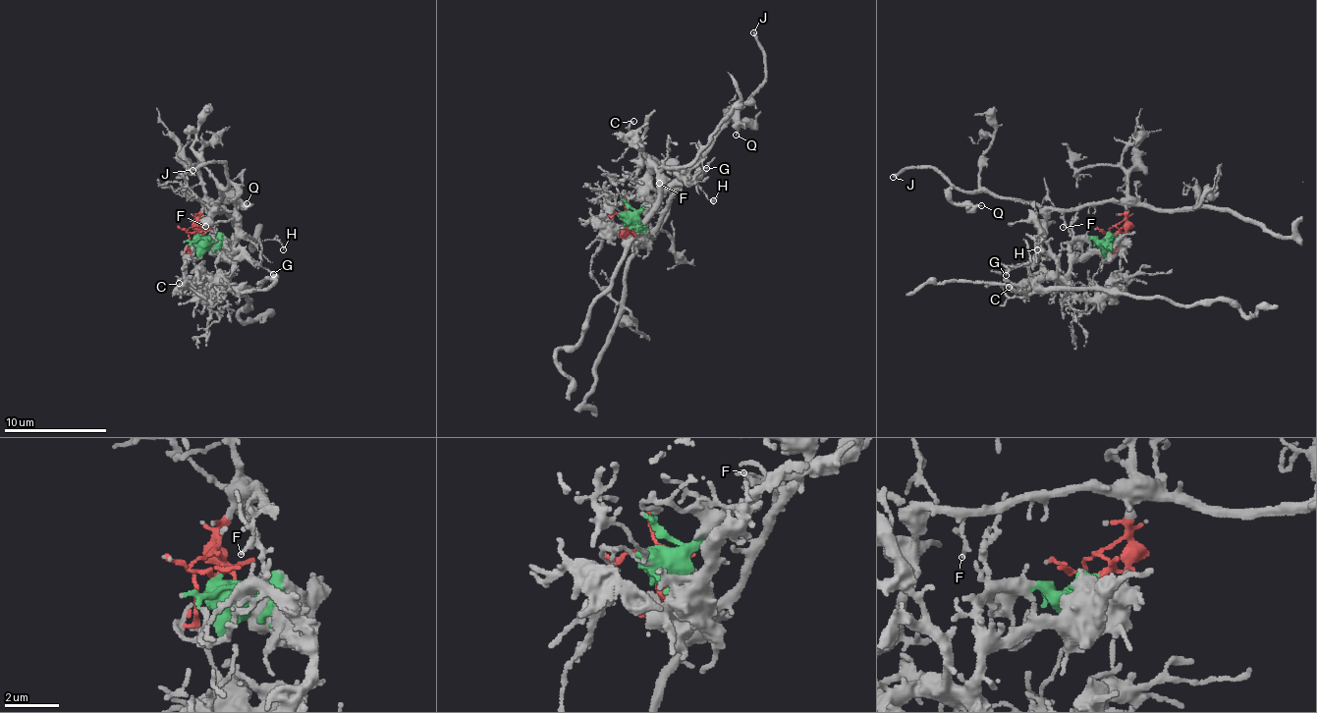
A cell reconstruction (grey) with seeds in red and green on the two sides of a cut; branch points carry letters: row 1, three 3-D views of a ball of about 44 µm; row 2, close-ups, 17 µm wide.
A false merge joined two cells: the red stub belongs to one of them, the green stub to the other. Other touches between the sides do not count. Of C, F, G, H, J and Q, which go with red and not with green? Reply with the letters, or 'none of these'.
F, J, Q

